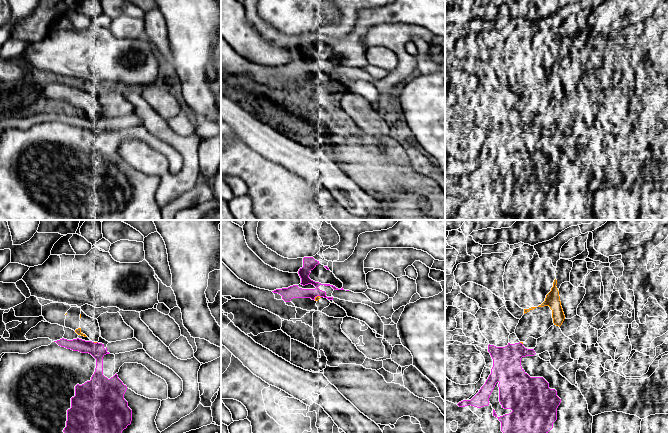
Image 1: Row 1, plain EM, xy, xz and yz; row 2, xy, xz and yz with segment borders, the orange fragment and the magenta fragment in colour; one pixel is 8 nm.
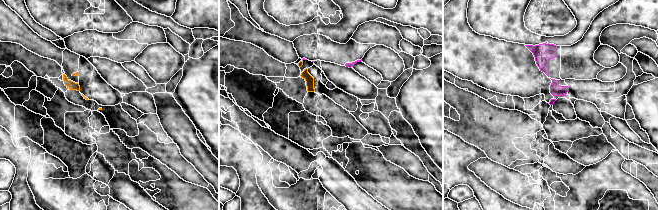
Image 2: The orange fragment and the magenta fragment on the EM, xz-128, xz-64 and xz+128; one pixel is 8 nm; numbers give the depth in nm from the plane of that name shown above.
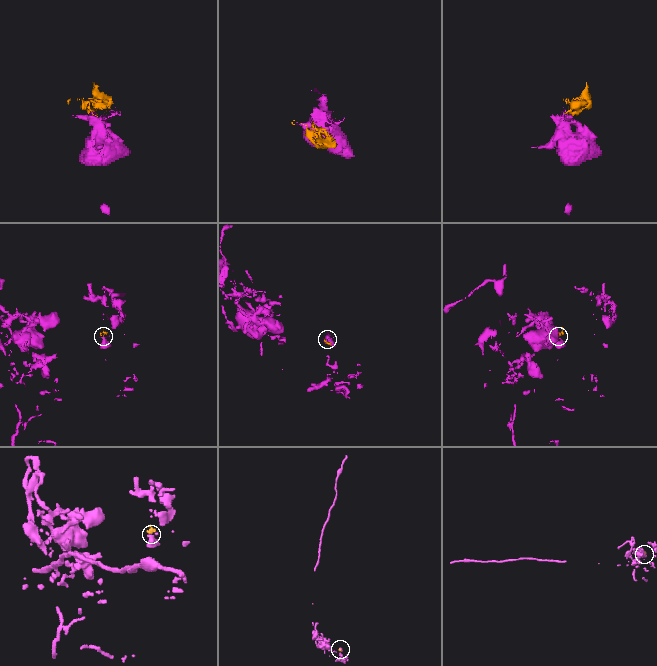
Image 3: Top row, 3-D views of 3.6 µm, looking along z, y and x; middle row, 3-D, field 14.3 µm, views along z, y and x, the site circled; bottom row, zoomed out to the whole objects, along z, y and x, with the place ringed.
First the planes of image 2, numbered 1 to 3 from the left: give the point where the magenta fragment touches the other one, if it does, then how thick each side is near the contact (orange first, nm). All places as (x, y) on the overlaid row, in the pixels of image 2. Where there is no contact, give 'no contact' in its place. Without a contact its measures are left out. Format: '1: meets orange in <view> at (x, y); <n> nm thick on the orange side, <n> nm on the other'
1: no contact
2: no contact
3: no contact

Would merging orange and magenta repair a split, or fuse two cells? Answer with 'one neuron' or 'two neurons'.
two neurons

